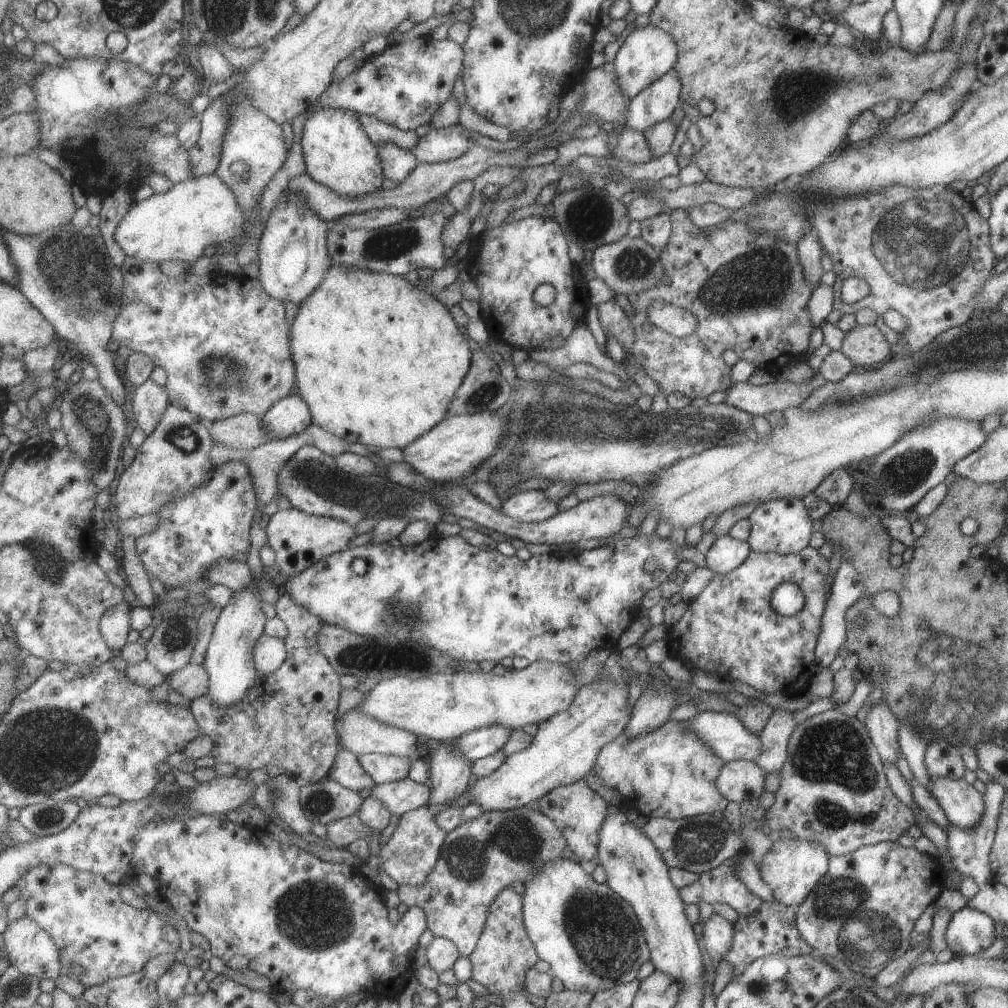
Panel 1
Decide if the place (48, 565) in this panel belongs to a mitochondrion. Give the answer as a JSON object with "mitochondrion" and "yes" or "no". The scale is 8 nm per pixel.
{"mitochondrion":"yes"}

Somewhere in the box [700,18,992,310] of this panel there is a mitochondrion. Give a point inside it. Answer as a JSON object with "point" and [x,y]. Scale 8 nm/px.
{"point":[924,244]}

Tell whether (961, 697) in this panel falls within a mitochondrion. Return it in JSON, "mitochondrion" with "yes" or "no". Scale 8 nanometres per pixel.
{"mitochondrion":"yes"}

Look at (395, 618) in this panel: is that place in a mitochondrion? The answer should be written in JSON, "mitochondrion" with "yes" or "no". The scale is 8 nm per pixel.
{"mitochondrion":"yes"}

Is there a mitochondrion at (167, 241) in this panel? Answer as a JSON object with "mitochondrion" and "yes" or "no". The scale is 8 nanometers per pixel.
{"mitochondrion":"no"}

